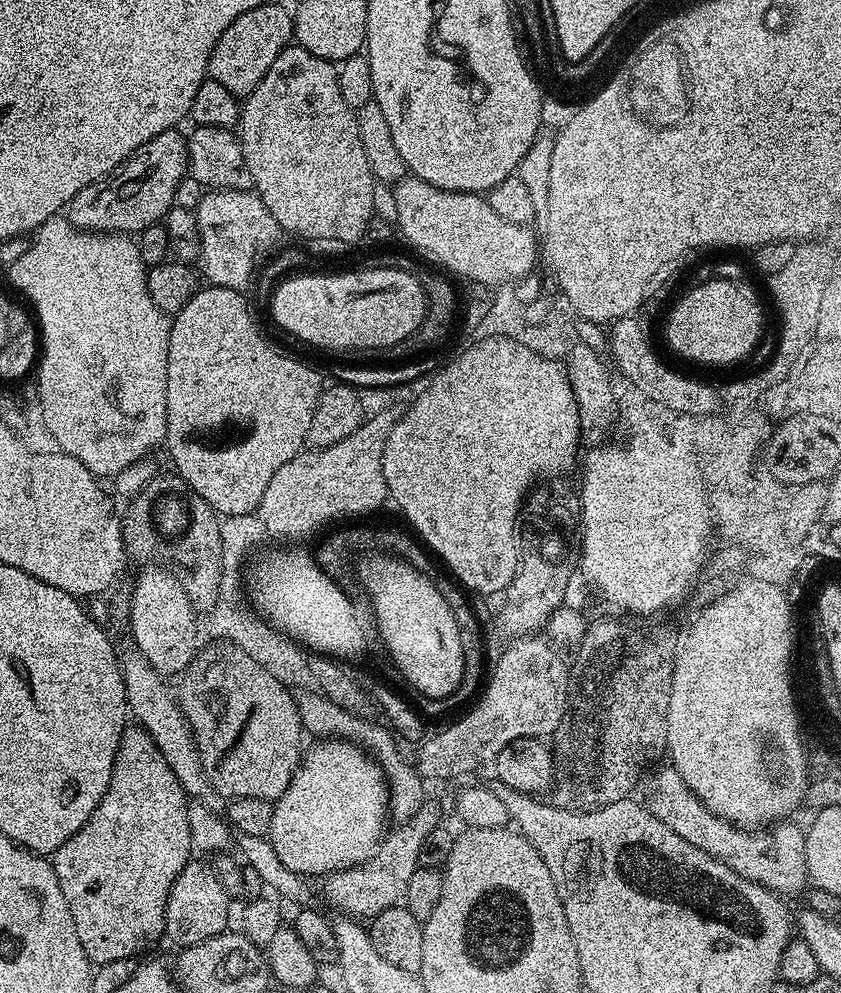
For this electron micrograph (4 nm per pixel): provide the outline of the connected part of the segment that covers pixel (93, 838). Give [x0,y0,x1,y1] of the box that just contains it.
[50,726,194,965]

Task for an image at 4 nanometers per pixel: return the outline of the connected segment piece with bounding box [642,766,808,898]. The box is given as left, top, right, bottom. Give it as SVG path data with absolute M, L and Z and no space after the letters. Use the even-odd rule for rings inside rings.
M660 766L656 773L645 779L642 803L658 818L658 822L666 822L674 834L686 838L690 846L698 846L700 850L716 856L724 864L730 866L747 880L760 884L763 888L789 898L795 892L803 893L806 888L806 846L804 845L803 827L799 828L788 818L781 818L767 826L753 830L748 826L732 824L711 812L686 784L682 774L671 766Z

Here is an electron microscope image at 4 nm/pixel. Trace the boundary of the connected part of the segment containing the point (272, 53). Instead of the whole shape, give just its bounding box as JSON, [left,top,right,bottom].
[208,2,294,98]

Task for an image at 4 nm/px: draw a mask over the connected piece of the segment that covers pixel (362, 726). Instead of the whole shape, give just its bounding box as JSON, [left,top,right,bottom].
[296,692,425,822]

